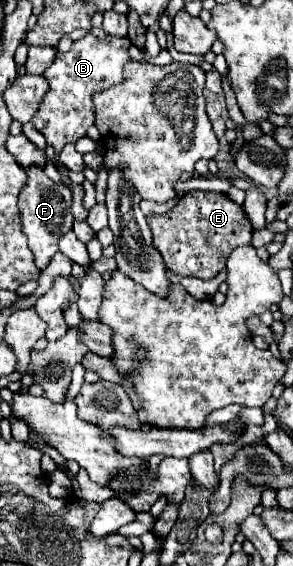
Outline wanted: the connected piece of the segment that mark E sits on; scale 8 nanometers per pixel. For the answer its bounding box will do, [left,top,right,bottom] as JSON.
[147,190,253,280]

